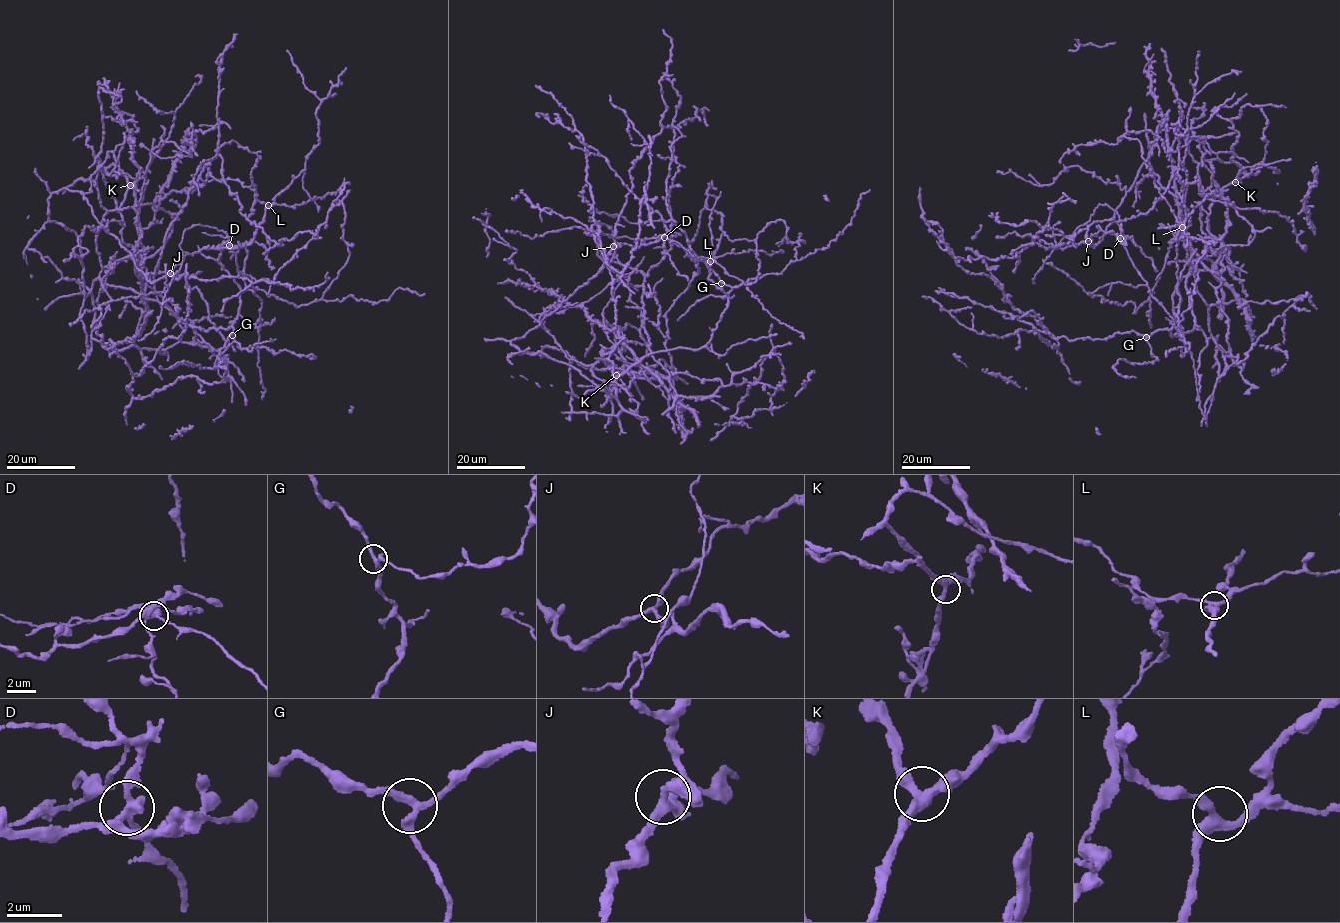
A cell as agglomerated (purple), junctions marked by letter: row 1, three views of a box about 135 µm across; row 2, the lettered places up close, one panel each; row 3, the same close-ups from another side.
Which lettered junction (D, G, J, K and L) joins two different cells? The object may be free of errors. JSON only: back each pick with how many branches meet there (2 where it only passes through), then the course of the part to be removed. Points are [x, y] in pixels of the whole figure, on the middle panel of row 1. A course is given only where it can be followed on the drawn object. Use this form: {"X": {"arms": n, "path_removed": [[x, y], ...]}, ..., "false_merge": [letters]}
{"D": {"arms": 3, "path_removed": [[664, 237], [678, 243], [693, 255], [715, 261], [743, 282], [774, 318], [802, 333], [804, 338]]}, "false_merge": ["D"]}

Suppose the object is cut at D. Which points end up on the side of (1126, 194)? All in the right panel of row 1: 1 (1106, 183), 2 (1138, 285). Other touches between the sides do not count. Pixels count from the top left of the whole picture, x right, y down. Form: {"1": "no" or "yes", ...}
{"1": "yes", "2": "no"}

